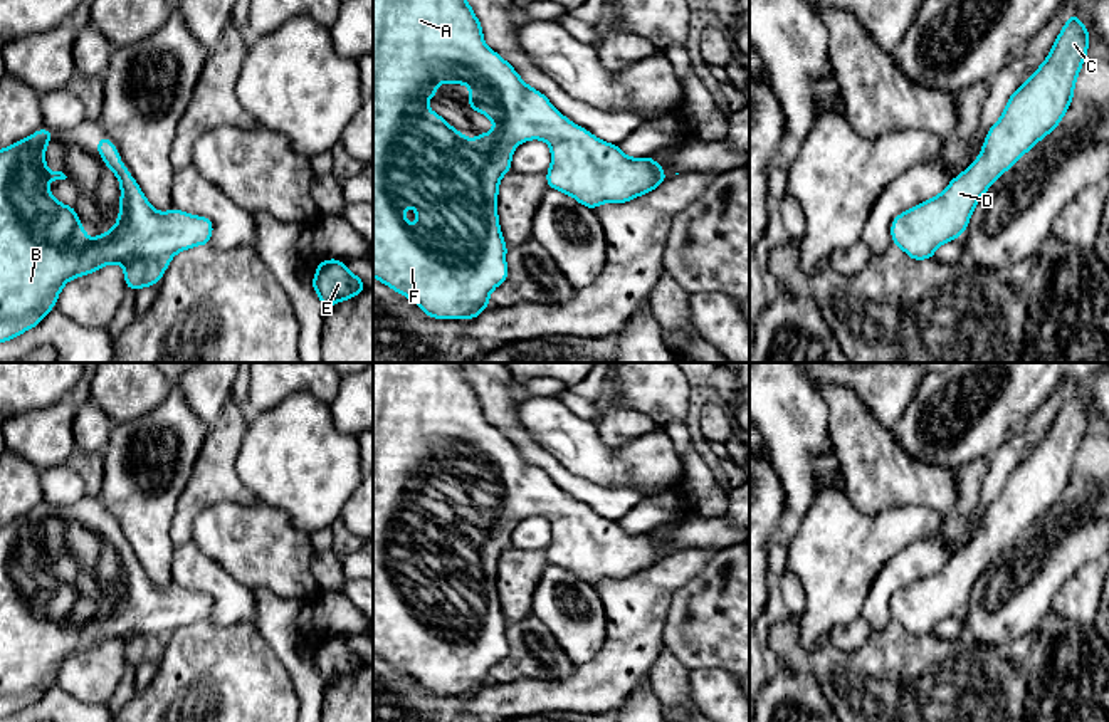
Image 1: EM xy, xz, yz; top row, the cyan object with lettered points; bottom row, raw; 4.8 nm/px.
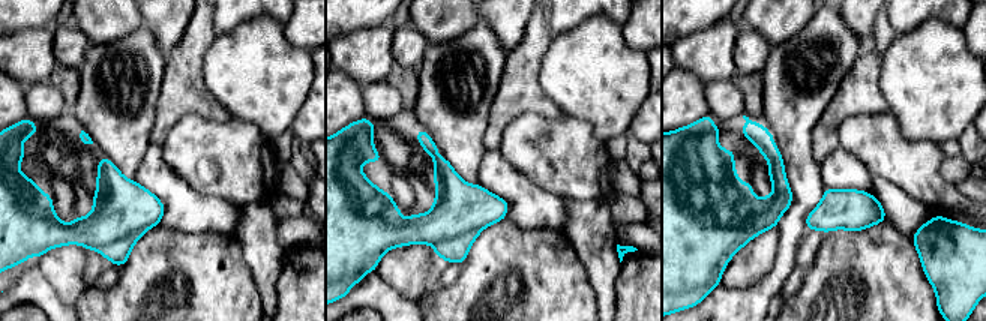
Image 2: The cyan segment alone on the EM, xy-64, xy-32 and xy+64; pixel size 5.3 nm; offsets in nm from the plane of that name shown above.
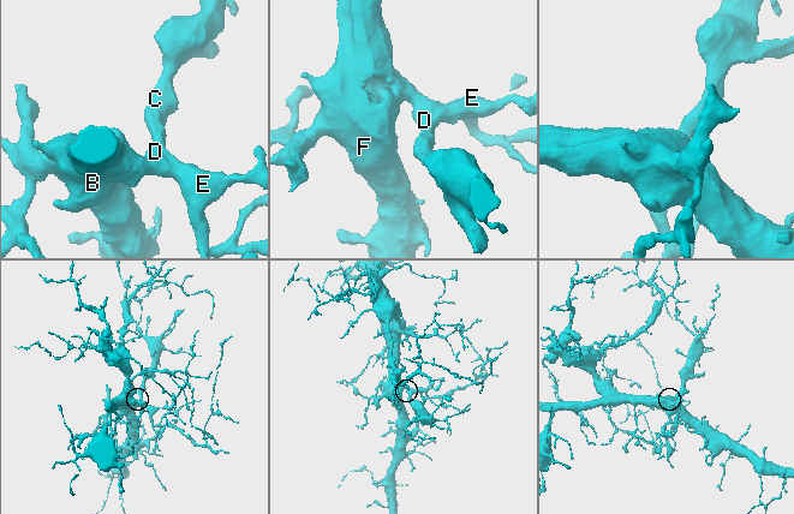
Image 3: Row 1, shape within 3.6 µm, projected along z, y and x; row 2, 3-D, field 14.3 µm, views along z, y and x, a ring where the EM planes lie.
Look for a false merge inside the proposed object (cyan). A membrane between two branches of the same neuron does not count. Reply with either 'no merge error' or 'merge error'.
no merge error

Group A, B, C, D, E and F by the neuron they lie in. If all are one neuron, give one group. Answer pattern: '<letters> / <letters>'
A B C D E F

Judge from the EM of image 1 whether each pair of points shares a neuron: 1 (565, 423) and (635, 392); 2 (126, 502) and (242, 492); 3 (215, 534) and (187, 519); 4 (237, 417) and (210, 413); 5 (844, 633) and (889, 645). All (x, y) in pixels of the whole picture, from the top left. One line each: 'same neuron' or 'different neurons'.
1: different neurons
2: different neurons
3: different neurons
4: different neurons
5: different neurons

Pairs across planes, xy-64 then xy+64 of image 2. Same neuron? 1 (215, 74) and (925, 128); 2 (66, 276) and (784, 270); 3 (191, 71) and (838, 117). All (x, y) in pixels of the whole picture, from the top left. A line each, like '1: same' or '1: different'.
1: same
2: different
3: same

